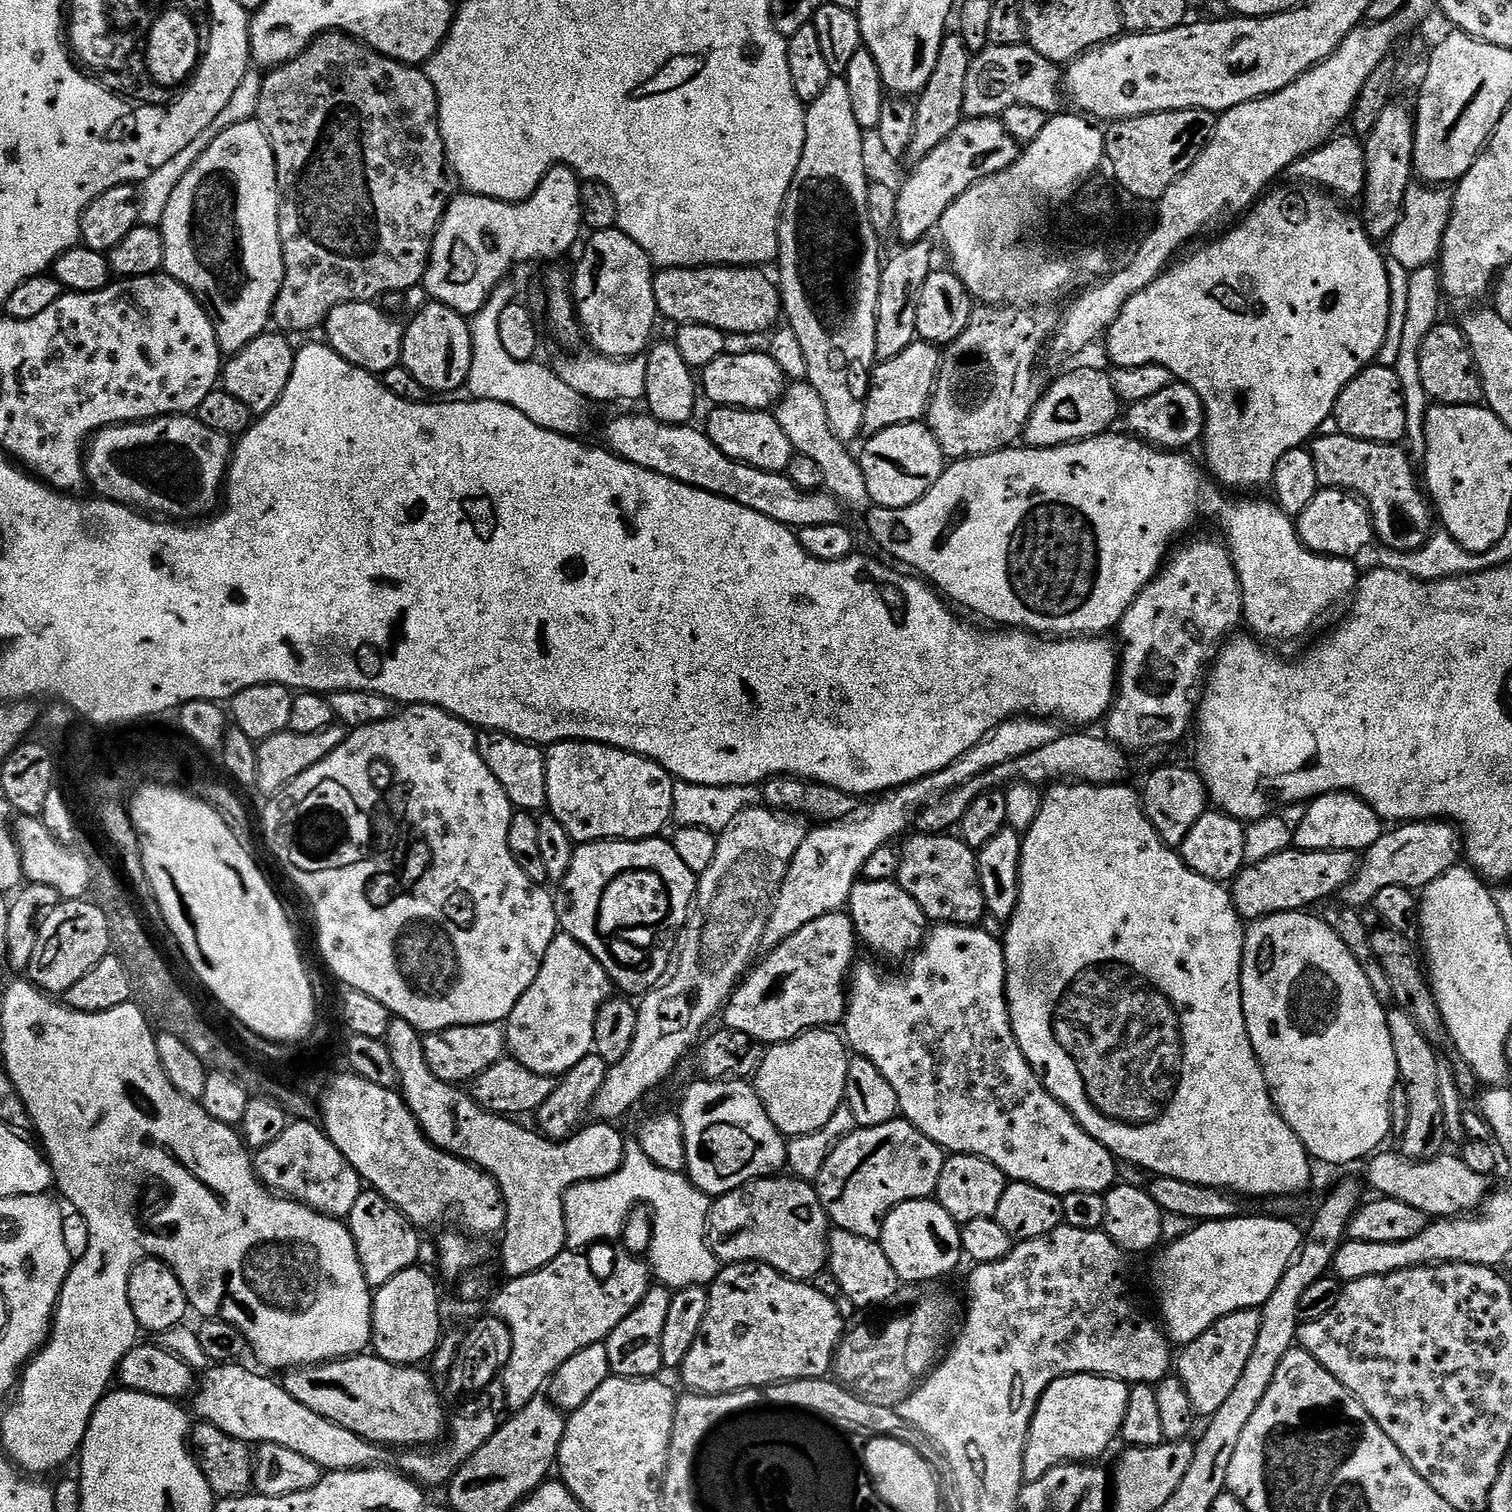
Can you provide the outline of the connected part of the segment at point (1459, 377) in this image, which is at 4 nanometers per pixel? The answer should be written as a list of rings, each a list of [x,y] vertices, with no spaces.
[[[1436,323],[1426,338],[1422,338],[1418,354],[1418,374],[1422,374],[1422,386],[1437,404],[1480,404],[1484,399],[1484,383],[1463,327],[1459,323],[1444,323]]]

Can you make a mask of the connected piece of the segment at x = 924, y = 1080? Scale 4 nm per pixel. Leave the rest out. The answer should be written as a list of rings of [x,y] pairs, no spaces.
[[[937,923],[924,937],[924,943],[919,949],[911,953],[908,965],[904,972],[897,976],[887,976],[876,964],[857,963],[850,973],[850,979],[846,985],[848,994],[848,1009],[844,1011],[842,1021],[842,1036],[847,1047],[855,1055],[864,1056],[878,1070],[882,1070],[882,1078],[894,1086],[894,1094],[898,1094],[900,1103],[899,1115],[908,1120],[926,1138],[930,1138],[938,1147],[943,1148],[945,1153],[959,1154],[961,1156],[977,1156],[1004,1172],[1009,1181],[1018,1184],[1033,1184],[1042,1190],[1052,1192],[1054,1195],[1064,1197],[1066,1194],[1075,1192],[1099,1192],[1108,1191],[1117,1183],[1115,1156],[1106,1146],[1102,1146],[1062,1106],[1053,1096],[1044,1089],[1044,1083],[1034,1074],[1030,1062],[1022,1054],[1018,1042],[1014,1038],[1014,1030],[1008,1013],[1008,995],[1004,993],[1006,986],[1006,962],[1004,961],[1004,945],[999,939],[996,940],[988,932],[983,932],[983,927],[969,926],[967,924],[941,924]]]

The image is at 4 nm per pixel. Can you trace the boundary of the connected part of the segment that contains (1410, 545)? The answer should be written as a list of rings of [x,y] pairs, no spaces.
[[[1343,434],[1324,435],[1317,435],[1310,444],[1321,488],[1343,488],[1363,500],[1372,515],[1375,539],[1381,540],[1385,549],[1413,552],[1420,548],[1433,531],[1434,509],[1422,491],[1417,469],[1407,451],[1399,443],[1379,444]]]

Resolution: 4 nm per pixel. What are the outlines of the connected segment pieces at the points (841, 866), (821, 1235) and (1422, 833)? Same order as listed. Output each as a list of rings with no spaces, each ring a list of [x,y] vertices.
[[[1036,714],[1013,716],[1011,720],[1004,720],[994,726],[974,746],[970,746],[962,758],[950,762],[950,766],[938,770],[933,776],[924,776],[912,784],[903,784],[900,788],[889,790],[871,802],[861,803],[864,804],[861,808],[860,805],[853,807],[849,816],[842,820],[824,822],[813,827],[802,846],[798,846],[786,870],[780,893],[776,895],[772,913],[768,915],[768,925],[760,939],[760,948],[777,948],[782,941],[790,938],[790,934],[814,922],[814,918],[822,918],[828,912],[841,911],[847,905],[857,880],[861,879],[866,858],[870,858],[874,850],[891,845],[895,836],[903,837],[909,831],[908,823],[911,820],[913,823],[914,814],[919,813],[925,804],[931,804],[950,790],[991,772],[994,766],[1017,760],[1054,742],[1062,735],[1062,728],[1056,724],[1059,723],[1055,719],[1041,718]]]
[[[773,1174],[762,1180],[752,1180],[724,1196],[715,1197],[708,1209],[708,1244],[721,1265],[765,1264],[791,1280],[811,1282],[819,1272],[825,1271],[828,1263],[830,1221],[809,1181],[784,1175]]]
[[[1418,820],[1404,822],[1393,832],[1385,831],[1363,853],[1355,875],[1342,889],[1343,903],[1347,907],[1364,910],[1373,898],[1386,886],[1402,886],[1423,890],[1430,882],[1437,880],[1446,870],[1457,867],[1462,856],[1462,837],[1451,823],[1444,820]]]

